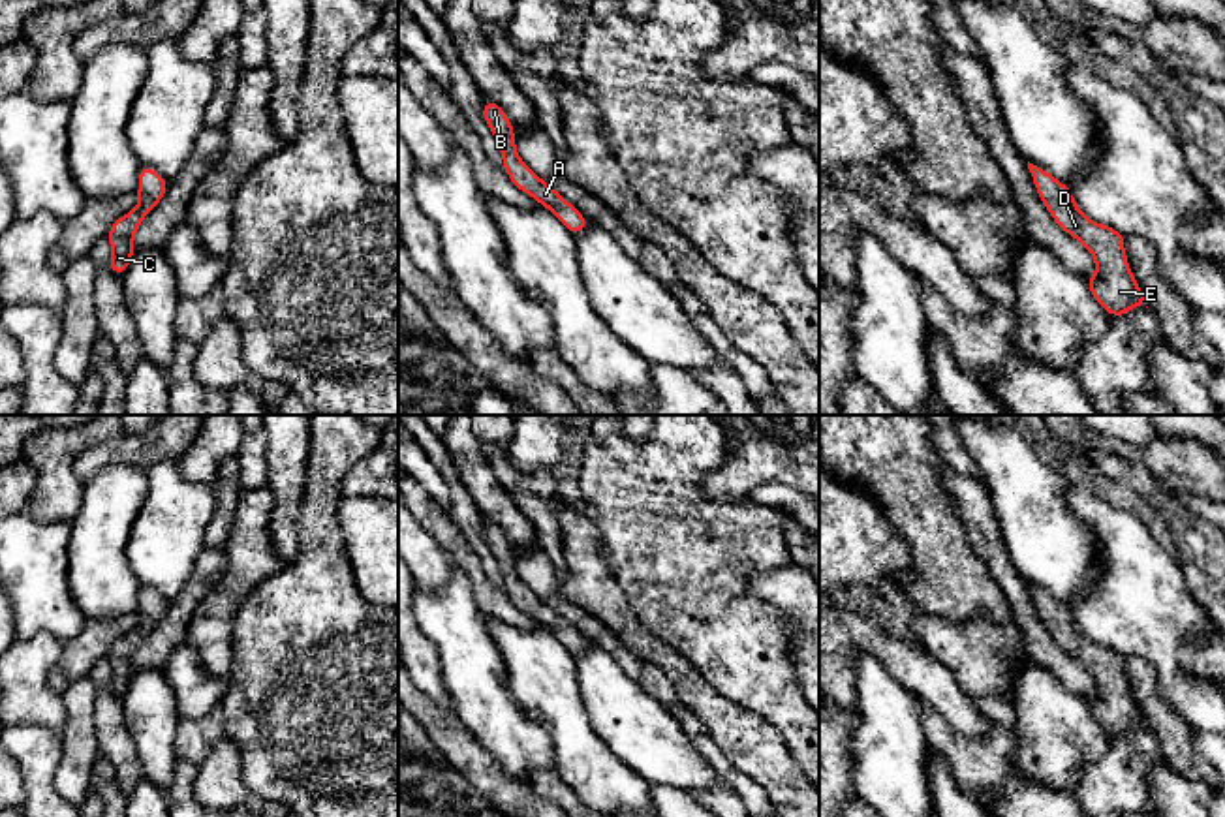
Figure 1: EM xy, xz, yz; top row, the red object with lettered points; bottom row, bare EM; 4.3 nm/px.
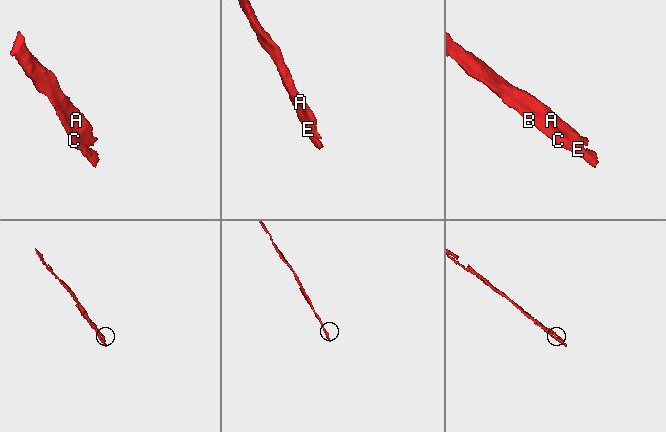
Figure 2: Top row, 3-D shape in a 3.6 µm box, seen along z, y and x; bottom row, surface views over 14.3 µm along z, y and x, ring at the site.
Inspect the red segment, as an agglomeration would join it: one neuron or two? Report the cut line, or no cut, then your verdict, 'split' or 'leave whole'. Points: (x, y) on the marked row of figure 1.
no cut | leave whole

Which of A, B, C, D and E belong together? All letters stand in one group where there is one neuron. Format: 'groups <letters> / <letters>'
groups A B C D E

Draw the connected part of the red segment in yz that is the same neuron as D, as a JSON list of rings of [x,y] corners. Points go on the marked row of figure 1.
[[[1028,162],[1039,199],[1050,210],[1054,222],[1093,255],[1097,272],[1086,278],[1090,293],[1116,317],[1129,308],[1146,306],[1142,289],[1137,285],[1124,252],[1124,235],[1086,218],[1069,188],[1052,178],[1048,171]]]

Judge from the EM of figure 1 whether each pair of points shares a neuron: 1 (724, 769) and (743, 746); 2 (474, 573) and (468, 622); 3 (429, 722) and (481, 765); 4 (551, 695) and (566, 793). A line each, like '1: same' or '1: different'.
1: different
2: different
3: same
4: different

